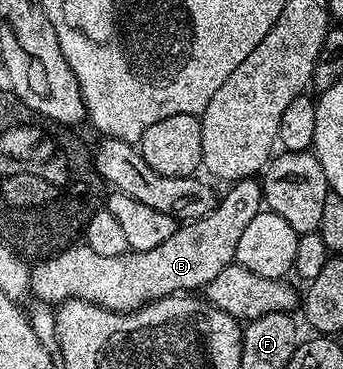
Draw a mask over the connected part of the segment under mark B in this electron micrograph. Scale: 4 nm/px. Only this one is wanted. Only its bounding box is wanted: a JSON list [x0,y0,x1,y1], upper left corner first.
[31,178,264,311]

